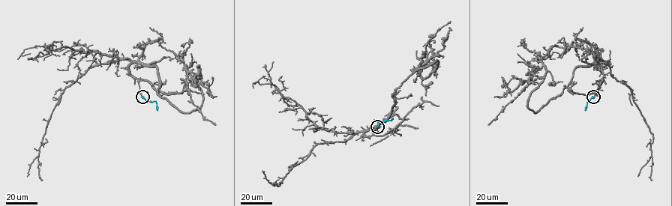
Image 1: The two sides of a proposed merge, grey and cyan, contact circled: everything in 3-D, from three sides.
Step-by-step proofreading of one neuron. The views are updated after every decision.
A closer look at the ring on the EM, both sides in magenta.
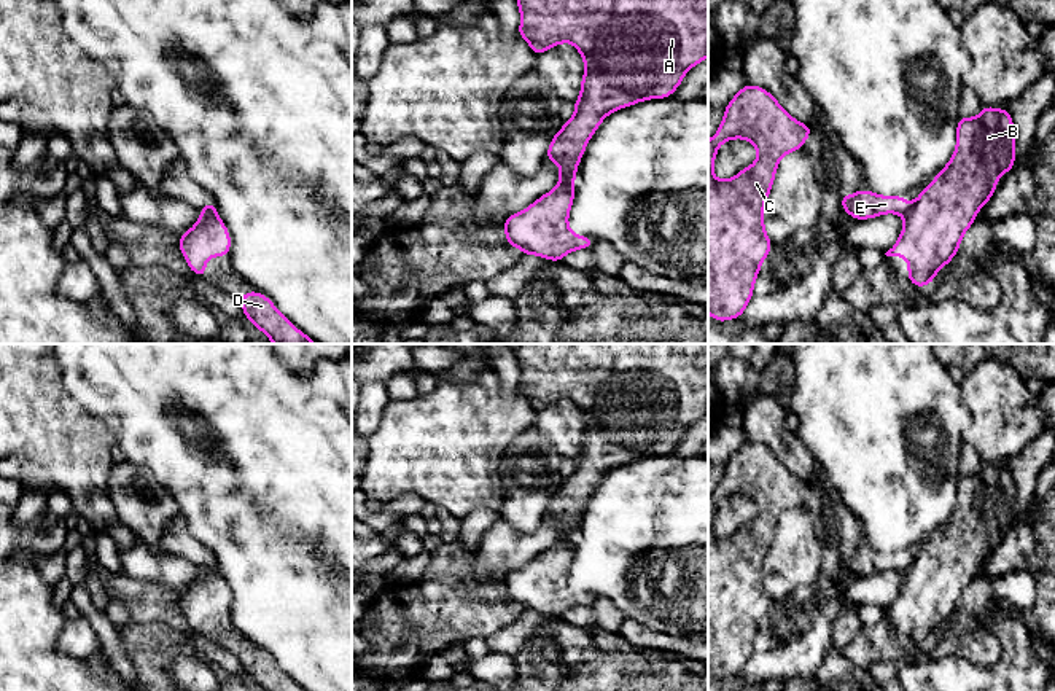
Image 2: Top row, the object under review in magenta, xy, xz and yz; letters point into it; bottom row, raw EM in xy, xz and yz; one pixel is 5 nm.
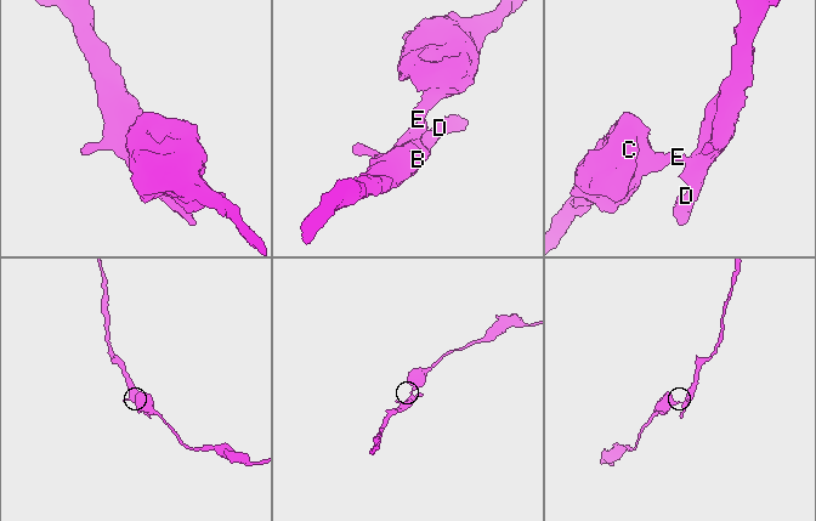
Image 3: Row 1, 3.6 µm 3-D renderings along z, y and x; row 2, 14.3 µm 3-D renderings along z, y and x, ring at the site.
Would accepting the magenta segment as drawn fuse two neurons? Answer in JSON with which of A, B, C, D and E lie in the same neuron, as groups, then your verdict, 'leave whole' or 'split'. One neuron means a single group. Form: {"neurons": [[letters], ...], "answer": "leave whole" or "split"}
{"neurons": [["A", "C", "E"], ["B", "D"]], "answer": "split"}

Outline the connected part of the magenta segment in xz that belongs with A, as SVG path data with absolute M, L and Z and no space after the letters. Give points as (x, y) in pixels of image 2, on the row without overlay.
M520 344L514 353L520 366L520 384L517 392L528 398L535 412L539 412L563 398L570 398L584 416L586 428L581 436L581 451L574 459L574 471L566 481L562 481L562 486L552 494L546 509L547 517L560 522L559 541L562 543L574 541L576 525L586 508L587 498L609 470L648 455L672 454L687 427L708 414L708 344Z

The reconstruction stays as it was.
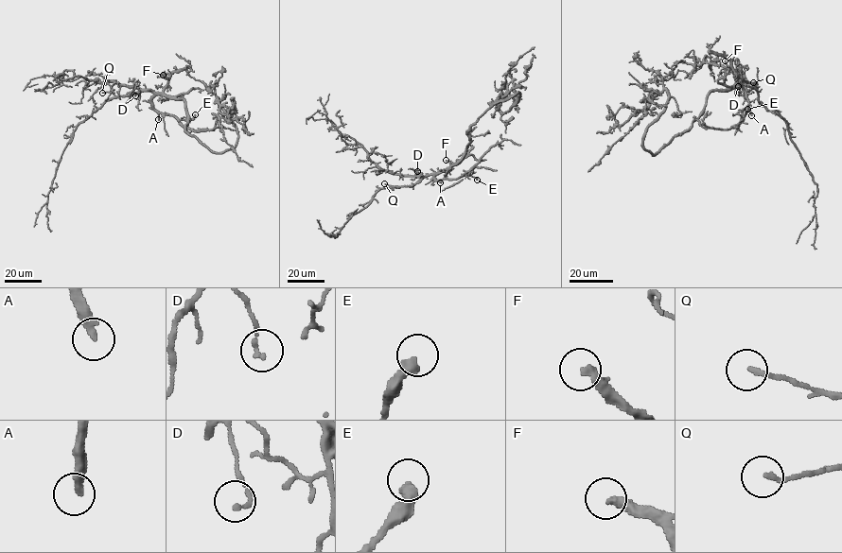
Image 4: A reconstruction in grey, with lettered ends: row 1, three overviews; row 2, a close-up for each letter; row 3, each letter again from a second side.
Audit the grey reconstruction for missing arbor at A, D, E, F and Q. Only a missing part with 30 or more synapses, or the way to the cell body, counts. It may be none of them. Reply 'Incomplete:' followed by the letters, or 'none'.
Incomplete: A

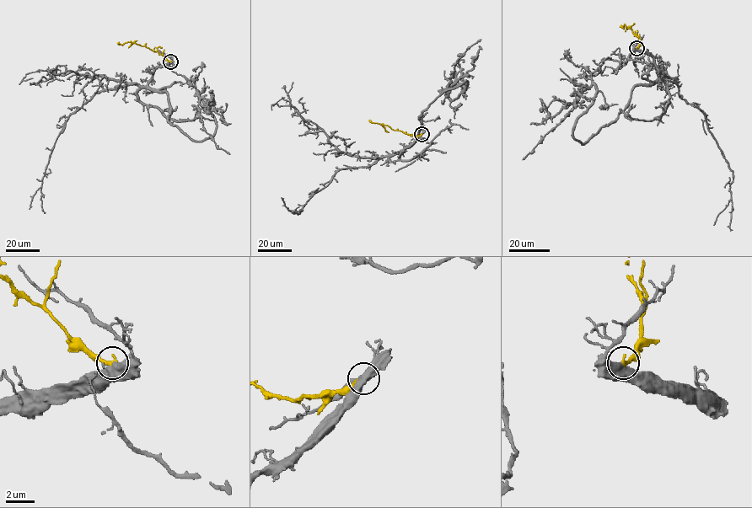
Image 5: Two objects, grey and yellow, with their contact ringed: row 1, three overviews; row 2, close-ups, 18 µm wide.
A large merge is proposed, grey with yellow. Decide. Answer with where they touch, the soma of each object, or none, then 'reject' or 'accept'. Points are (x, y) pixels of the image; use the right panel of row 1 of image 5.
(636, 48) | grey none | yellow none | reject

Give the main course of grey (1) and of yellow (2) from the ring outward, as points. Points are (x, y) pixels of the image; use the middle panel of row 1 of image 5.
1: (421, 134), (400, 152), (435, 98), (466, 82), (465, 89), (449, 98), (456, 61), (480, 39)
2: (421, 134), (410, 136), (368, 120)

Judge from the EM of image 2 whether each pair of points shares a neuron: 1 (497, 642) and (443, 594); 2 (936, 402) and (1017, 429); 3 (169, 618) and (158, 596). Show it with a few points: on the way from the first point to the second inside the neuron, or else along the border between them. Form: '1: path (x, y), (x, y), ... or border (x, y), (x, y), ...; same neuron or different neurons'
1: border (519, 612), (486, 640); different neurons
2: border (960, 386), (960, 402), (969, 414), (965, 440); different neurons
3: path (167, 613), (158, 601); same neuron

